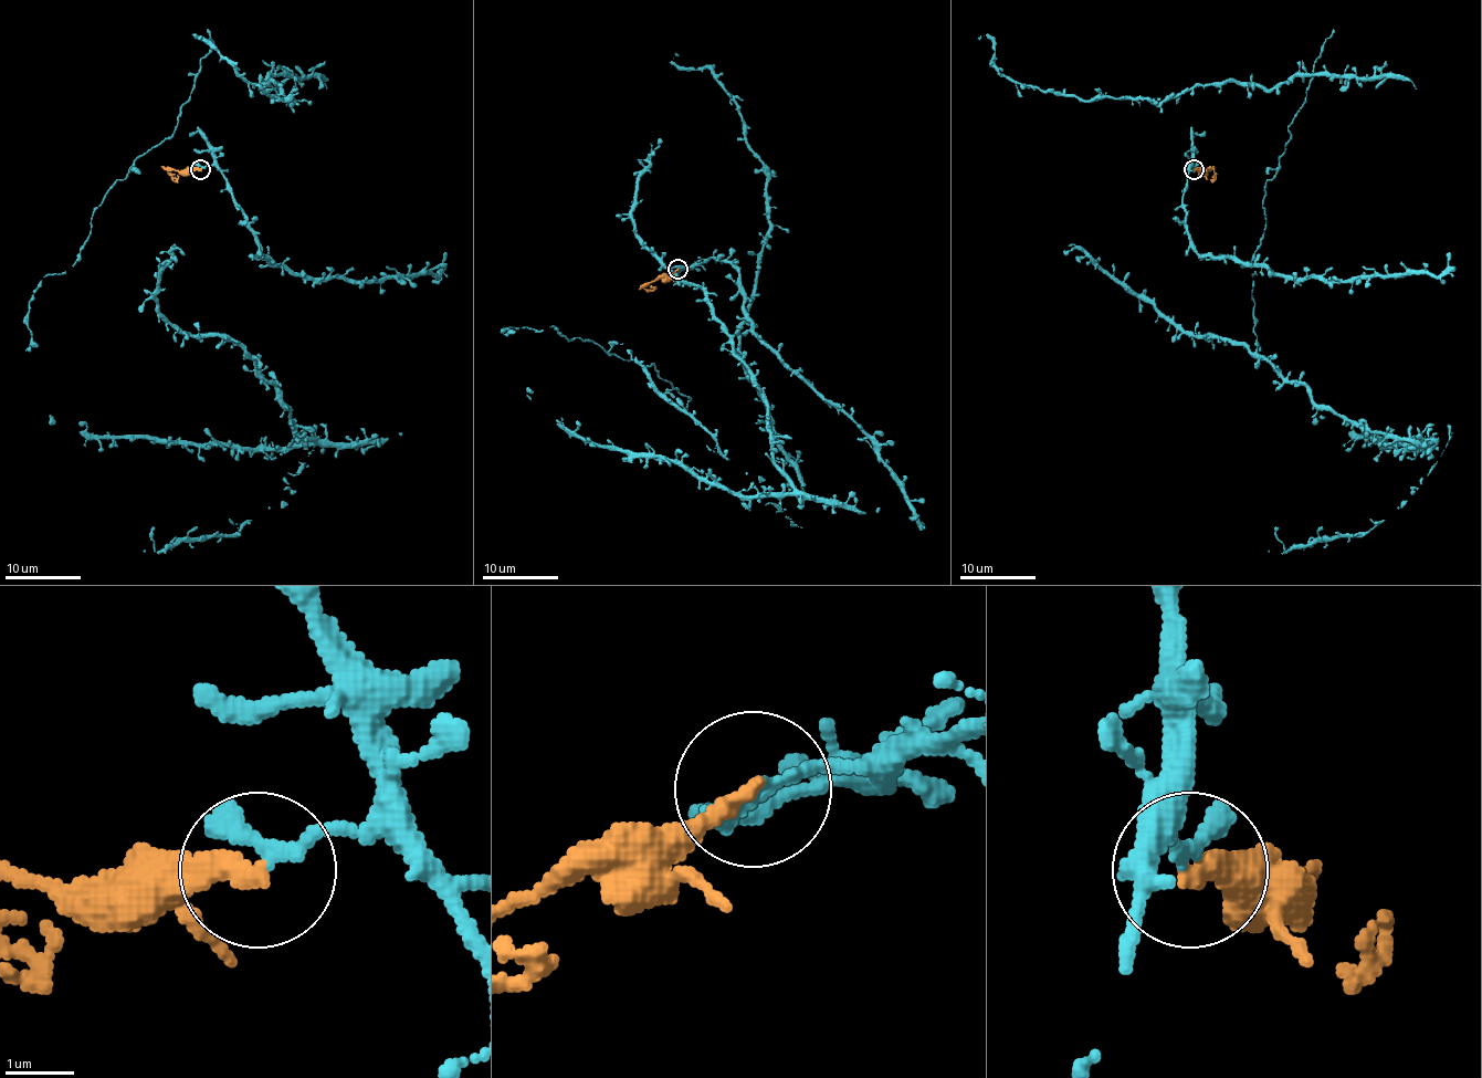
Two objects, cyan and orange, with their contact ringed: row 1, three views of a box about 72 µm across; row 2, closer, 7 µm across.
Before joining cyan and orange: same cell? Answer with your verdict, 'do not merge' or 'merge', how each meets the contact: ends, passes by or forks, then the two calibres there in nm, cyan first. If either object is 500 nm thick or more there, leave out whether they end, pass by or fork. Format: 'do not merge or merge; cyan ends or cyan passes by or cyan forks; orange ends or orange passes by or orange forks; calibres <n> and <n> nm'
do not merge; cyan passes by; orange ends; calibres 180 and 320 nm

